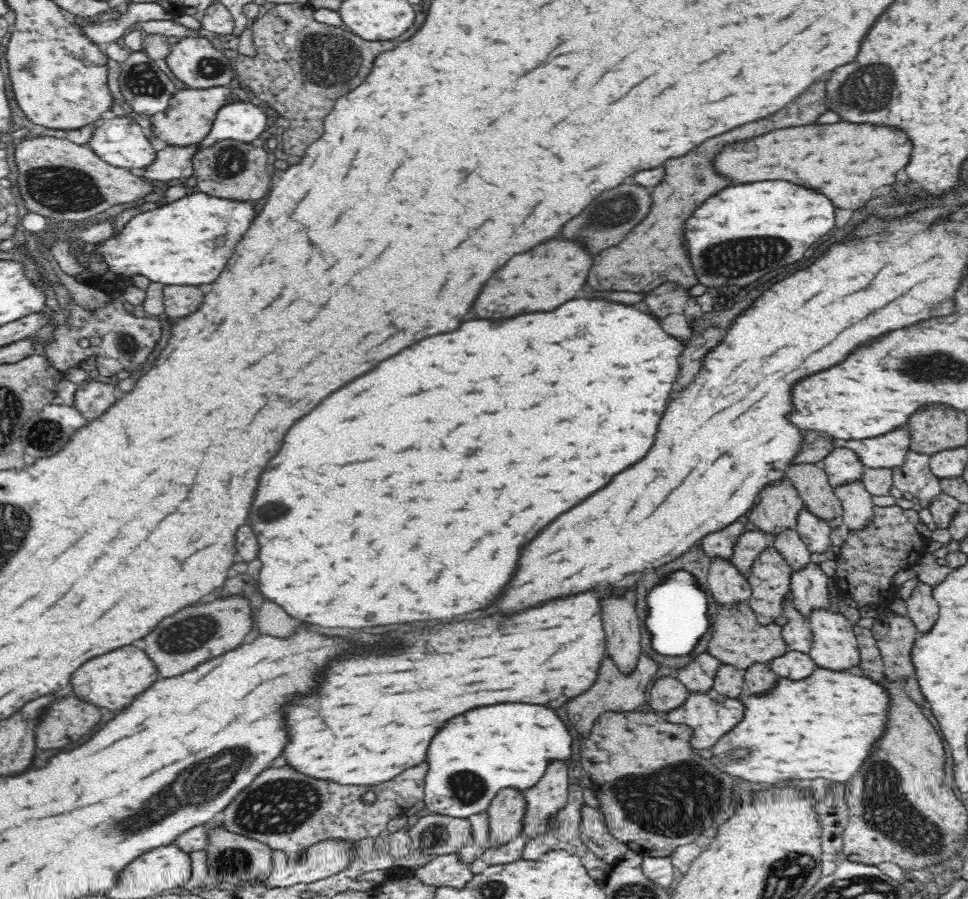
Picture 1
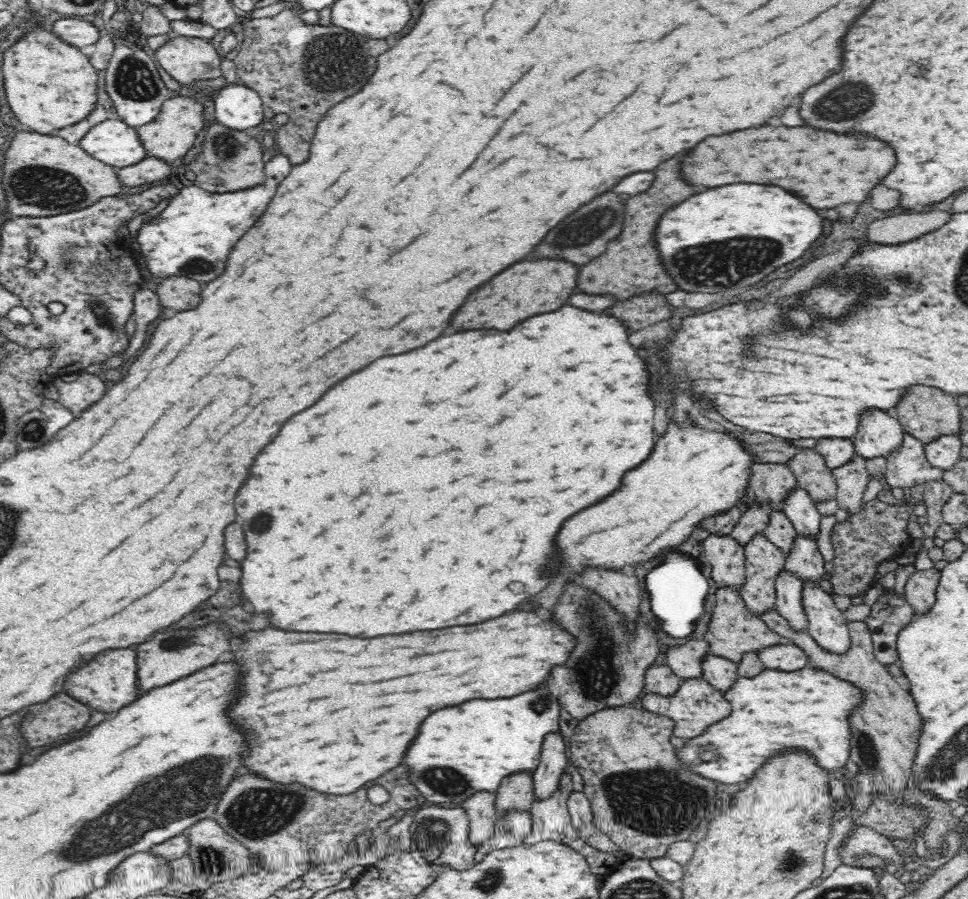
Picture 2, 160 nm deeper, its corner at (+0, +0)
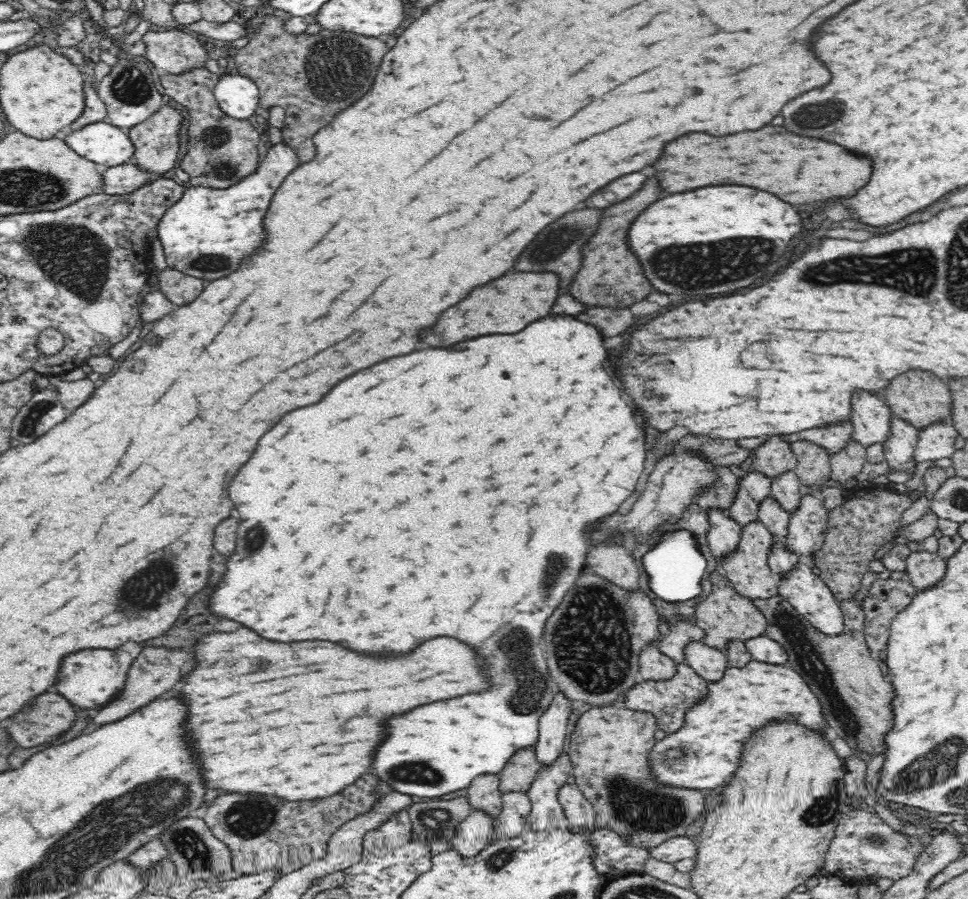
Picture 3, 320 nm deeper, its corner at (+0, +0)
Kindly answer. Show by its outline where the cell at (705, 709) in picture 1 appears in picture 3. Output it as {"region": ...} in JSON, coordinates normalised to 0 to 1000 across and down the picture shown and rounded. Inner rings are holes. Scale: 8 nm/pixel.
{"region":[[[711,740],[698,741],[700,747],[694,756],[665,756],[658,759],[645,774],[645,785],[653,790],[667,791],[678,795],[680,810],[686,814],[696,816],[709,805],[709,794],[723,781],[731,779],[733,774],[733,758],[722,751]]]}

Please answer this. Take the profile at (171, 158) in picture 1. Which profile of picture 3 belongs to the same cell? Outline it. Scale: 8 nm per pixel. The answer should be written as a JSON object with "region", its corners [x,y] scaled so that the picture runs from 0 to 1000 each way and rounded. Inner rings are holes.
{"region":[[[132,180],[105,189],[108,207],[102,214],[117,217],[134,216],[155,204],[156,191],[147,188],[140,180]]]}

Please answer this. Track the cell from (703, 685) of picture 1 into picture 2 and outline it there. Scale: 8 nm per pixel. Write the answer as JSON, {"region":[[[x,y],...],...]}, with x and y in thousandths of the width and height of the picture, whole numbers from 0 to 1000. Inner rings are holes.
{"region":[[[716,711],[709,716],[691,720],[688,725],[688,740],[705,758],[723,754],[726,752],[726,737],[733,727],[736,725],[728,711]]]}

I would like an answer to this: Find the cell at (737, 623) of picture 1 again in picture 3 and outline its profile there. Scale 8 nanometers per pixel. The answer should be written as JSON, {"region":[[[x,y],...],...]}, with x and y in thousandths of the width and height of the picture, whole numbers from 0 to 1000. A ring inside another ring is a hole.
{"region":[[[743,633],[736,636],[732,643],[736,650],[736,657],[731,663],[727,664],[727,667],[720,672],[718,677],[718,694],[729,706],[725,714],[729,719],[748,726],[753,722],[756,712],[763,712],[769,715],[771,712],[790,707],[789,703],[793,699],[793,691],[791,691],[791,686],[778,669],[760,657],[756,648]]]}

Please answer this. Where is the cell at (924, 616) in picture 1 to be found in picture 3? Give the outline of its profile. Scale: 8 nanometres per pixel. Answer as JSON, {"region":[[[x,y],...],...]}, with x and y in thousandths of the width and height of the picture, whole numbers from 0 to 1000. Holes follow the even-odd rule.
{"region":[[[959,613],[942,614],[936,623],[937,644],[947,659],[965,653],[978,633],[977,622]]]}

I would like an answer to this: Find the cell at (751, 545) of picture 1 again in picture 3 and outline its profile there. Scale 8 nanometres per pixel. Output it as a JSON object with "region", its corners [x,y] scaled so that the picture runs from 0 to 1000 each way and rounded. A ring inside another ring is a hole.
{"region":[[[774,522],[764,532],[762,552],[753,570],[754,577],[767,587],[777,581],[782,581],[785,558],[793,552],[796,552],[796,534]]]}

